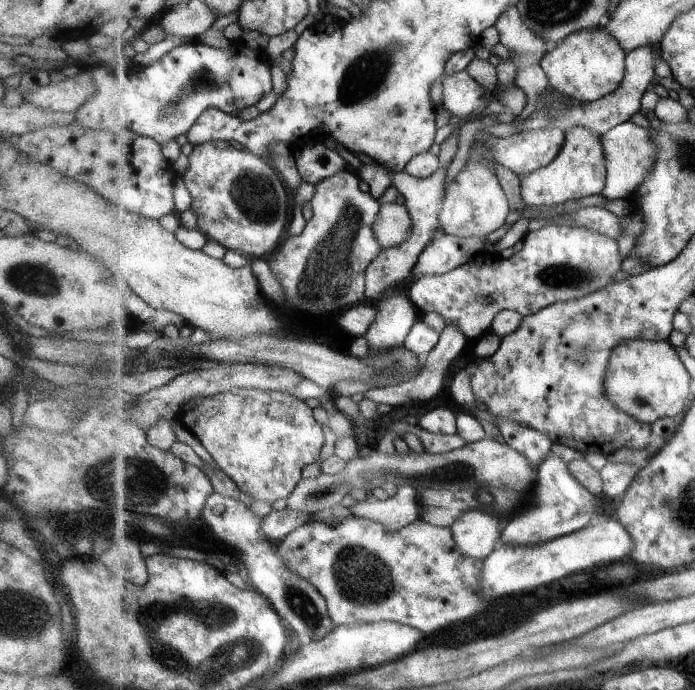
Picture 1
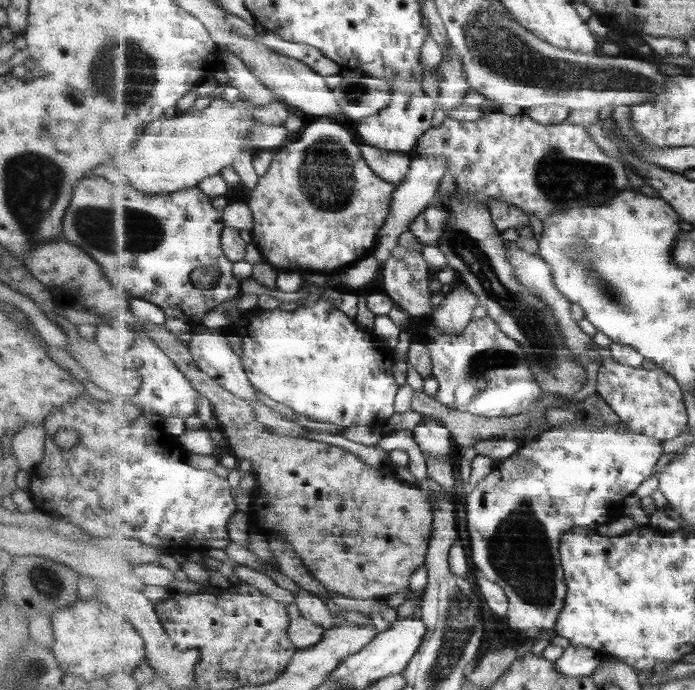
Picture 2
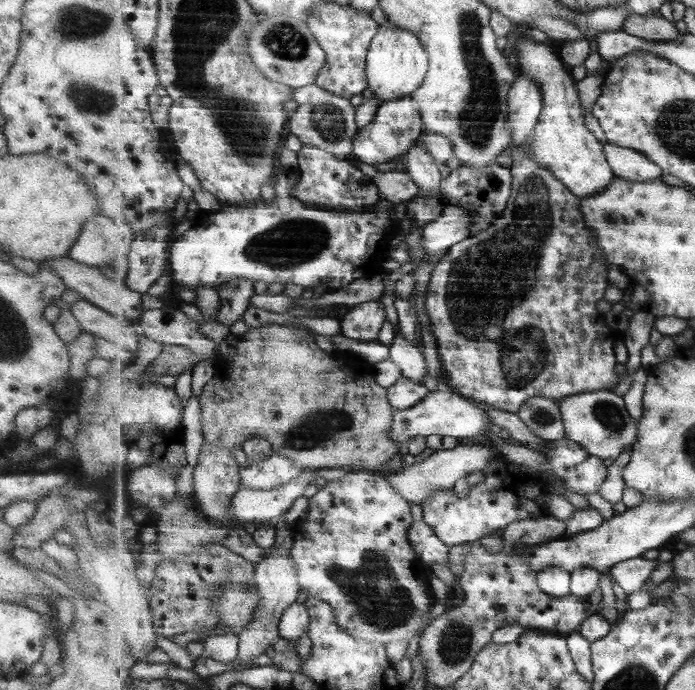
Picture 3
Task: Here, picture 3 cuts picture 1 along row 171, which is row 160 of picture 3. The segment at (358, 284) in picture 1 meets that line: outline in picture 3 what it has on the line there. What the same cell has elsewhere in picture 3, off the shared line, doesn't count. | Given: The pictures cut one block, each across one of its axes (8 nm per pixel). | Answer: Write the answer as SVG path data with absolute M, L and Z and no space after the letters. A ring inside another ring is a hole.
M315 84L295 89L292 96L299 106L290 115L289 132L298 136L305 145L323 149L339 160L354 163L357 160L355 135L360 128L355 122L355 106L351 104L351 99L328 92Z

